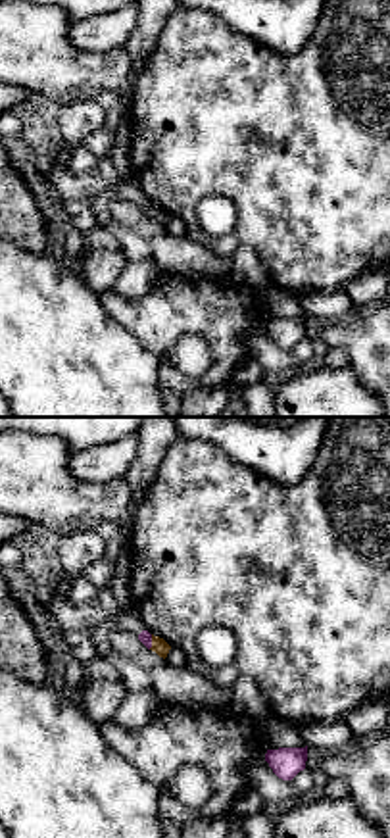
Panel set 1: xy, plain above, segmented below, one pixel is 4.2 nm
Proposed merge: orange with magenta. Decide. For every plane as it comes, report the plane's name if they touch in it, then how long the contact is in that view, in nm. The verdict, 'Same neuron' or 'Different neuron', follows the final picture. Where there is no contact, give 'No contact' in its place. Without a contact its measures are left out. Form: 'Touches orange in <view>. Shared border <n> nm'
Touches orange in xy. Shared border 70 nm

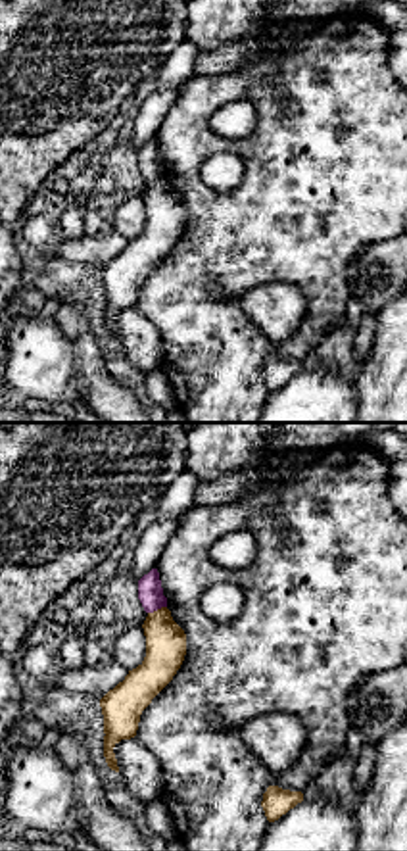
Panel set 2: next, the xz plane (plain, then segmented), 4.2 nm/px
Touches orange in xz. Shared border 90 nm

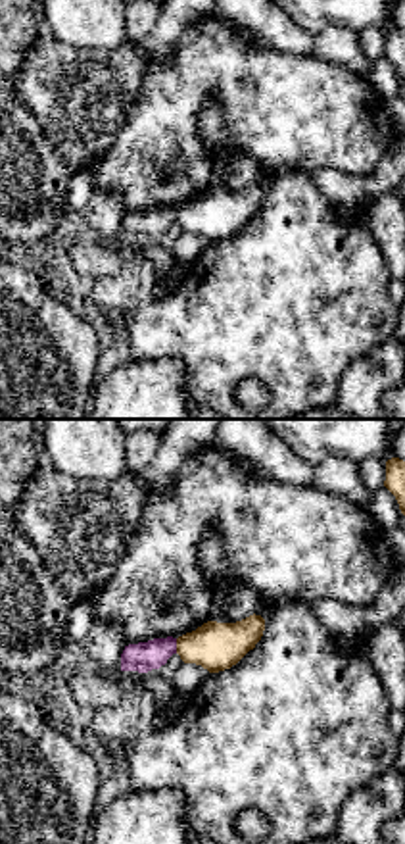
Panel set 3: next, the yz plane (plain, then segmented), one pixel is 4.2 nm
Touches orange in yz. Shared border 60 nm

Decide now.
Different neuron

